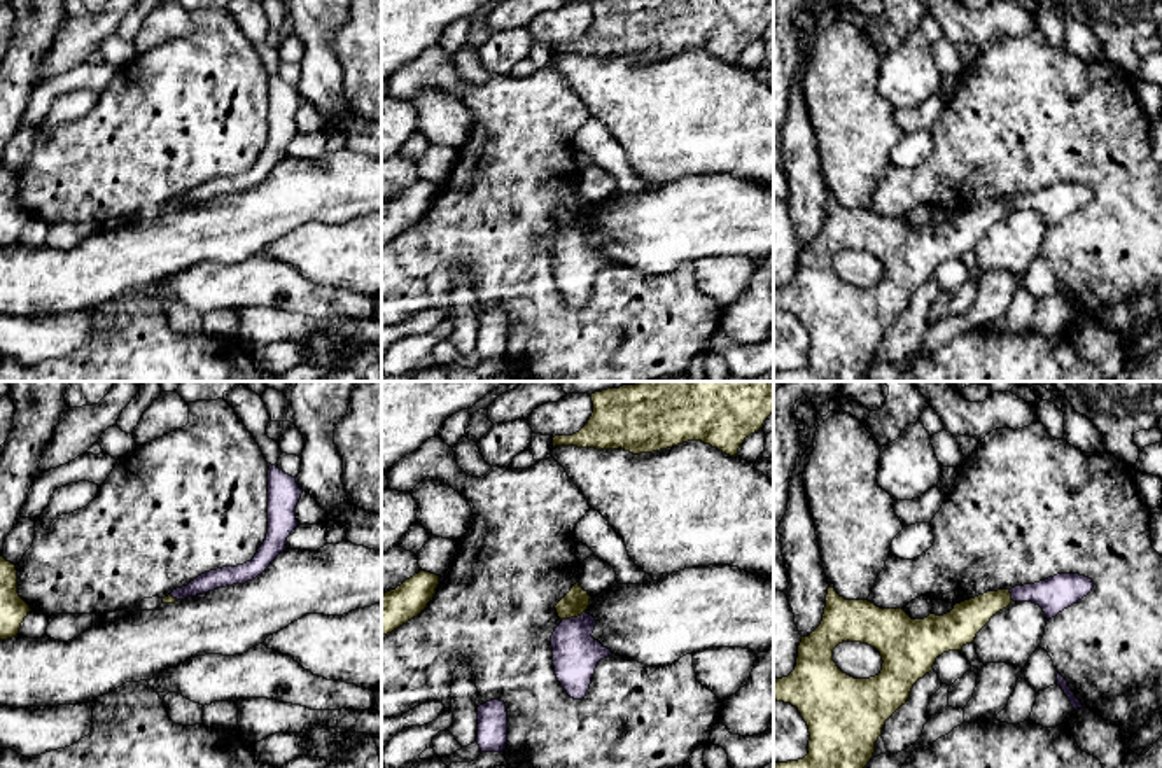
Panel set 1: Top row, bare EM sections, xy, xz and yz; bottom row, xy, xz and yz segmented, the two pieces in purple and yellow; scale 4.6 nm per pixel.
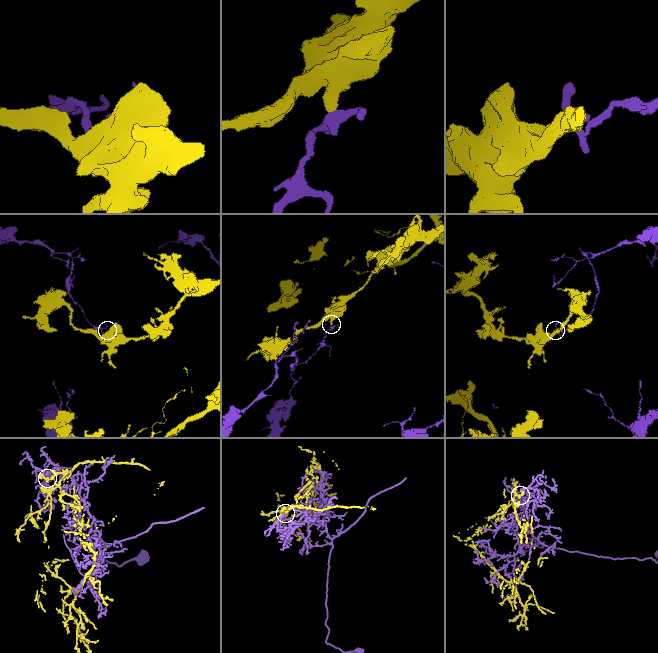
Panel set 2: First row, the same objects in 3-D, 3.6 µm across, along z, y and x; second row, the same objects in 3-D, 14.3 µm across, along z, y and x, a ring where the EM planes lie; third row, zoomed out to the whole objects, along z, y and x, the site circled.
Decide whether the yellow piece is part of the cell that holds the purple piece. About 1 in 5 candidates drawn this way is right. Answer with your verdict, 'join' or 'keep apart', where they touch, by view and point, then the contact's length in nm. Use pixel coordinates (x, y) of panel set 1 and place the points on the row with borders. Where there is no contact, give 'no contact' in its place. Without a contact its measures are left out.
keep apart | xz (573, 618) | 110 nm

